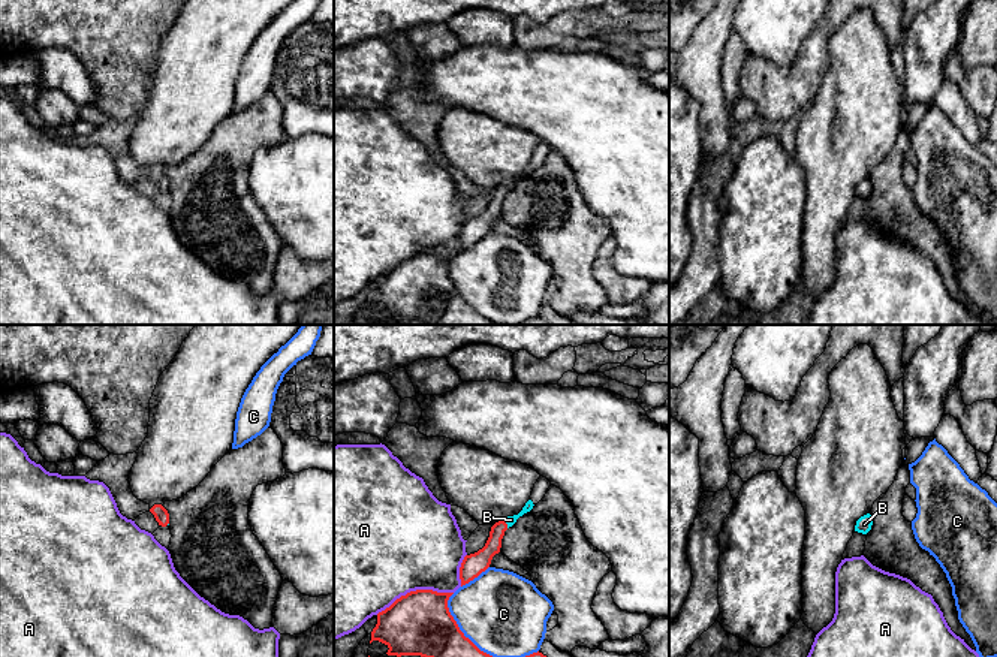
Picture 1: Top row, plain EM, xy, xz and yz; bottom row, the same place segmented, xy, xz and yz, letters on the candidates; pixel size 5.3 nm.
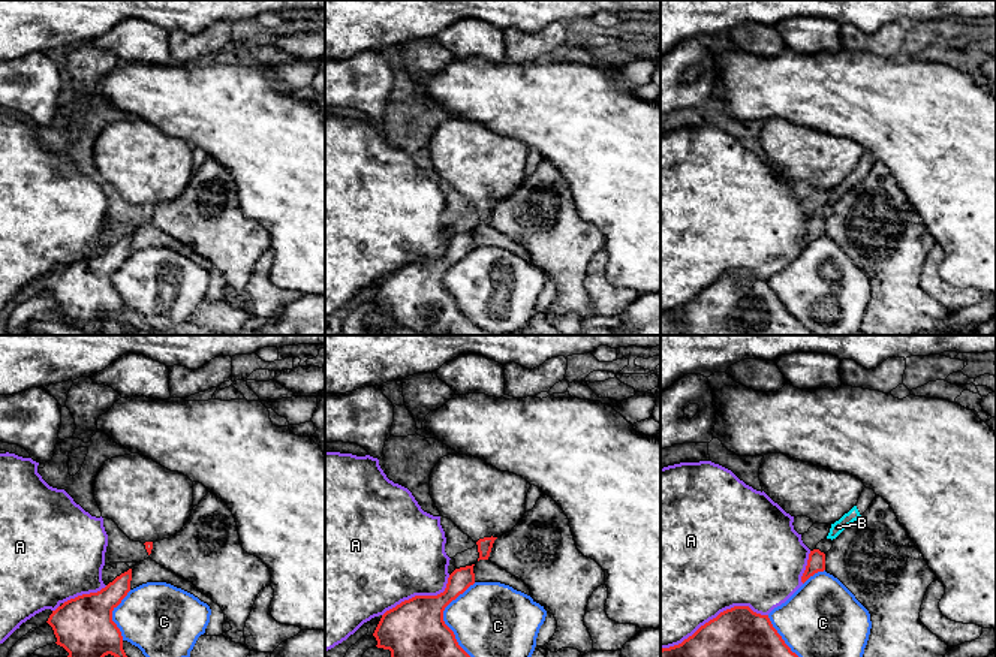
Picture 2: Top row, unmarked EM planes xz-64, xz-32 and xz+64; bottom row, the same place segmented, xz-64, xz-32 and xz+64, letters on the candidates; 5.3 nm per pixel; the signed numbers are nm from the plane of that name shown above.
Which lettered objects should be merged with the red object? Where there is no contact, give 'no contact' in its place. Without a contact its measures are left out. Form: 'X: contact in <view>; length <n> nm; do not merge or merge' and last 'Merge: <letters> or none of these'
A: contact in xz; length 440 nm; do not merge
B: contact in xz; length 60 nm; merge
C: contact in xz; length 400 nm; do not merge
Merge: B

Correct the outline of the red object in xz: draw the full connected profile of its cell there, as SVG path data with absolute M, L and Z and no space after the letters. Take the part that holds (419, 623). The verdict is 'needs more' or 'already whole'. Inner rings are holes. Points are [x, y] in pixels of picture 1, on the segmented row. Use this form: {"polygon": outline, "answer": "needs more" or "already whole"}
{"polygon": "M416 590L401 596L377 614L370 644L379 641L397 657L493 657L460 630L448 608L452 594Z", "answer": "already whole"}

